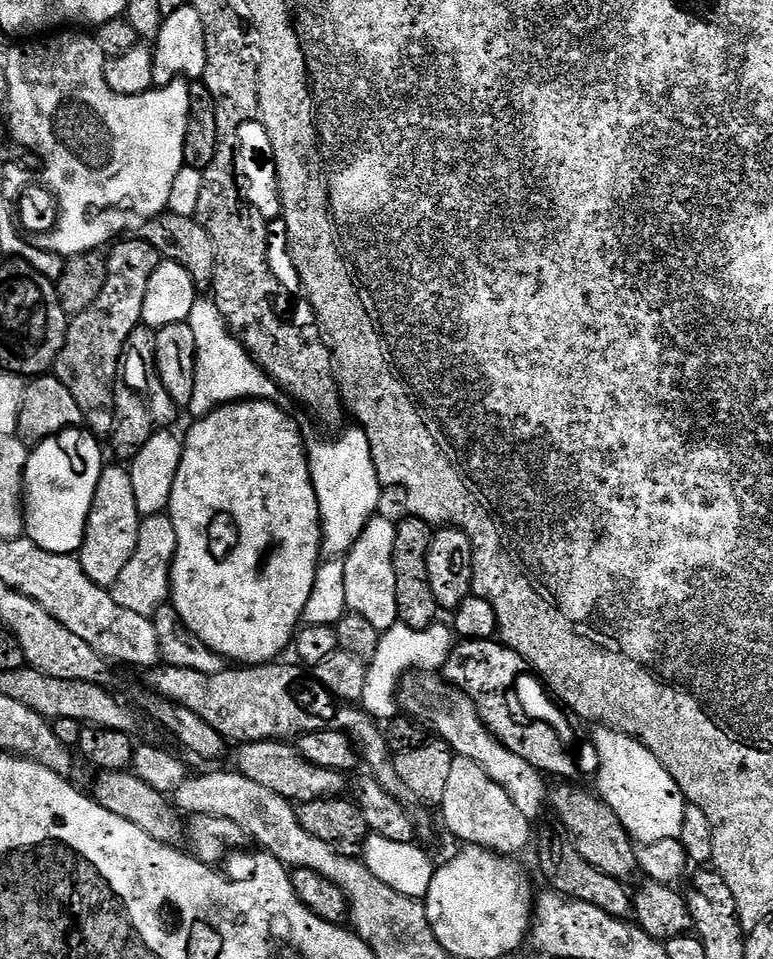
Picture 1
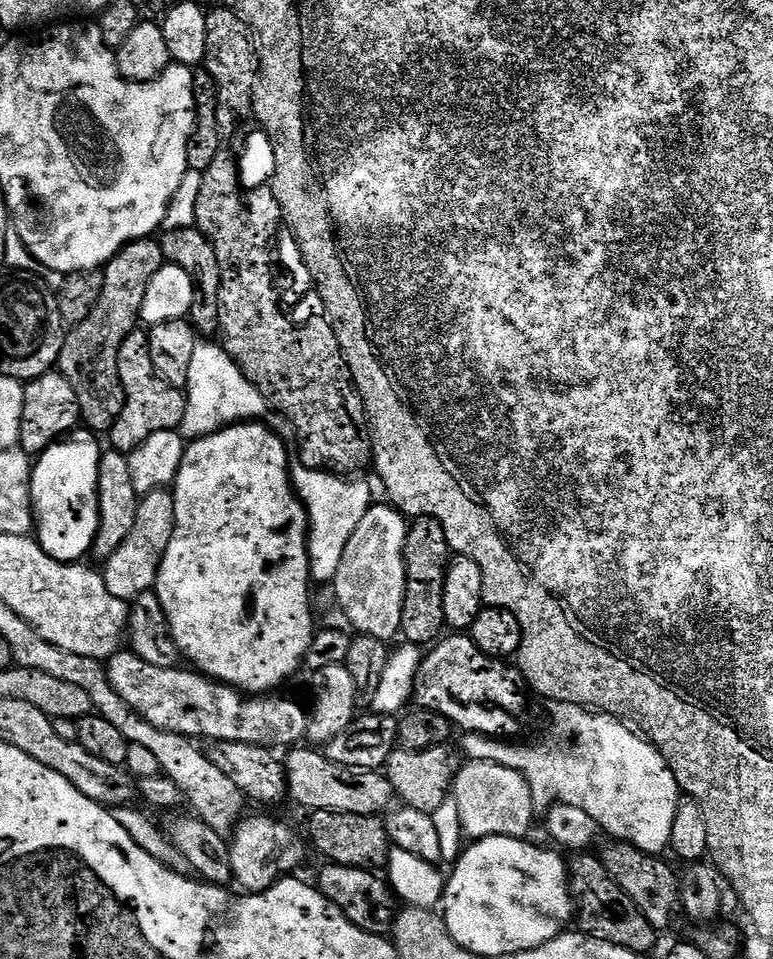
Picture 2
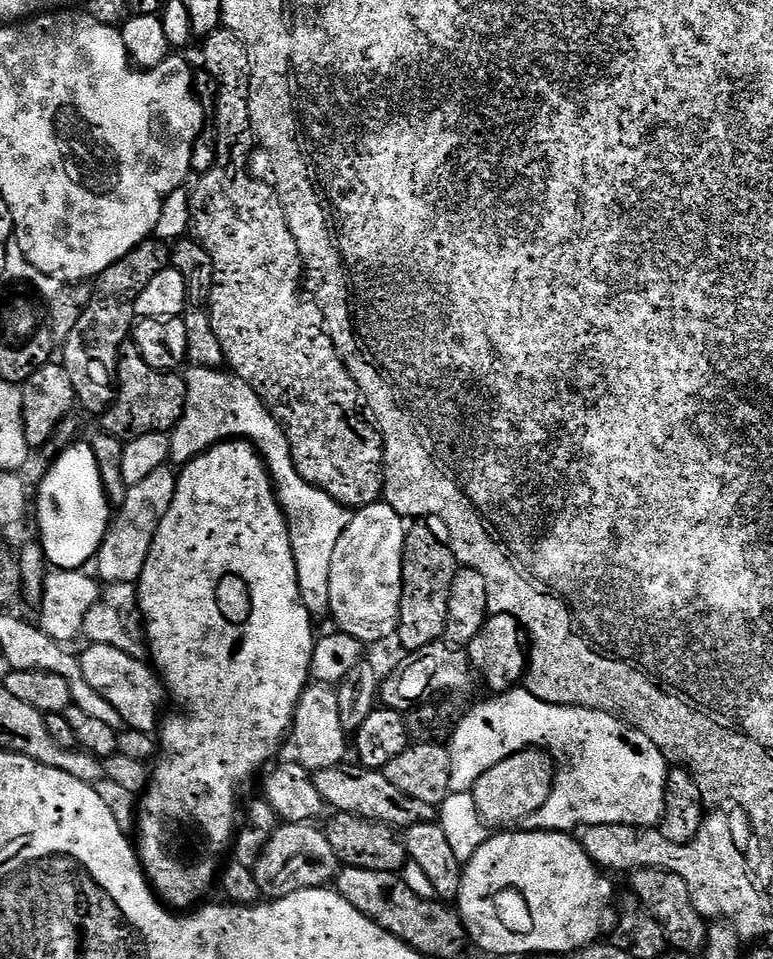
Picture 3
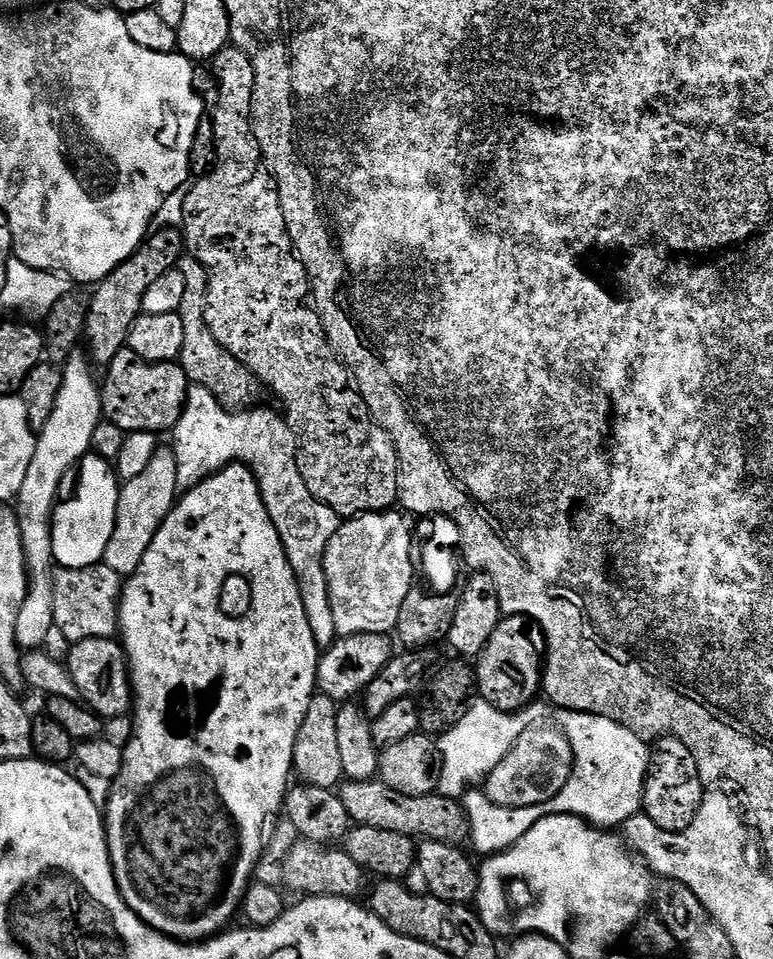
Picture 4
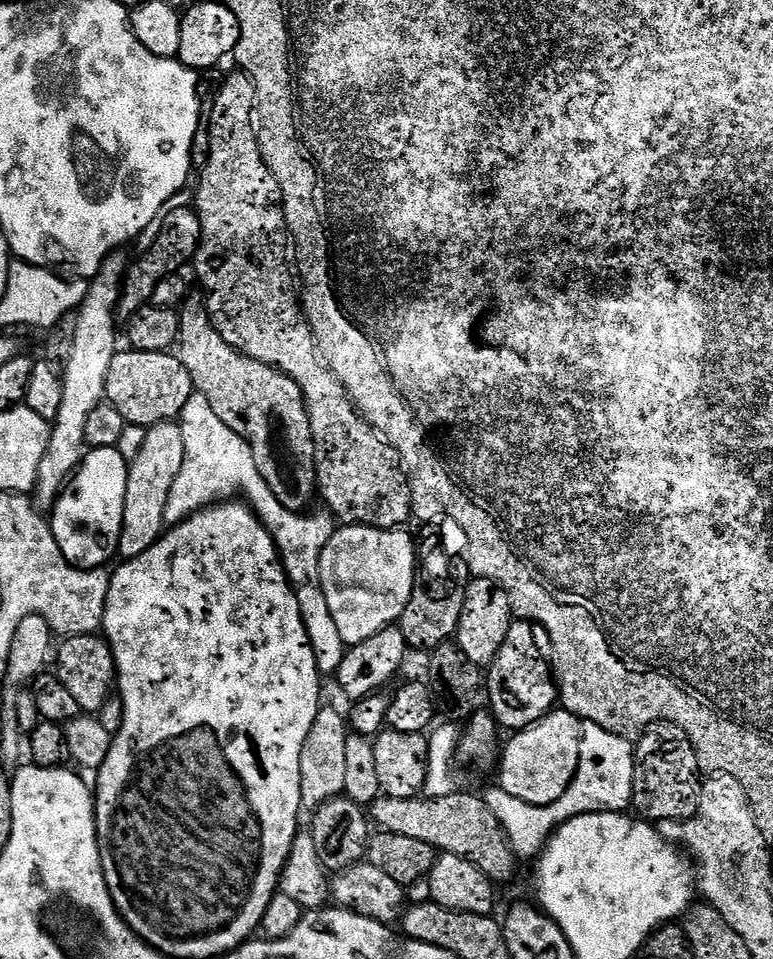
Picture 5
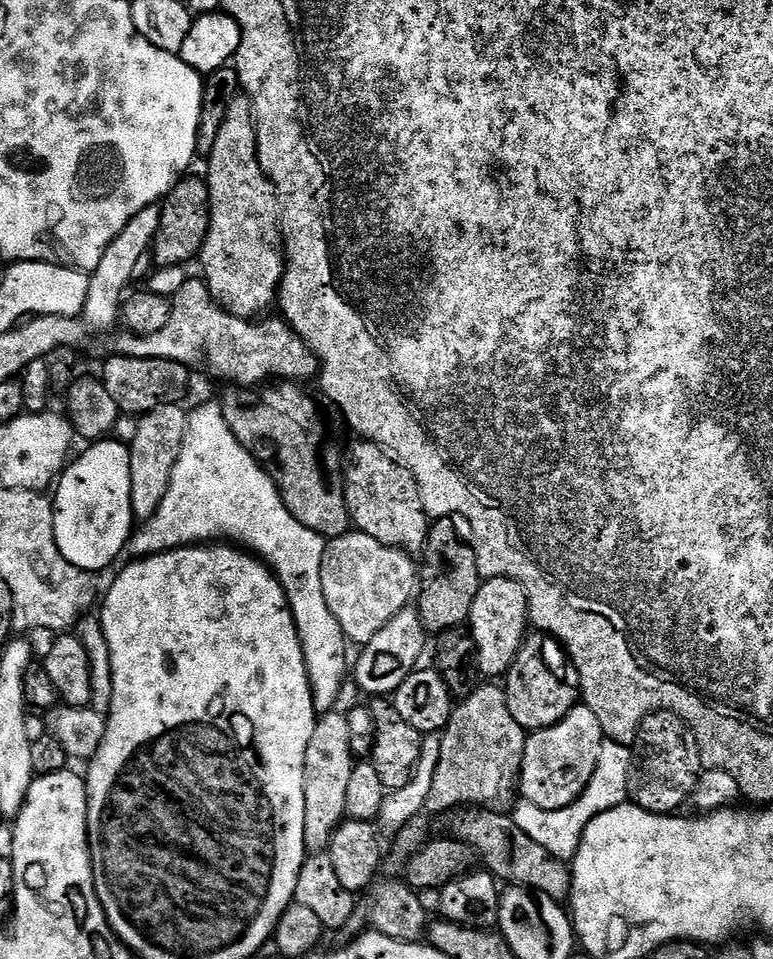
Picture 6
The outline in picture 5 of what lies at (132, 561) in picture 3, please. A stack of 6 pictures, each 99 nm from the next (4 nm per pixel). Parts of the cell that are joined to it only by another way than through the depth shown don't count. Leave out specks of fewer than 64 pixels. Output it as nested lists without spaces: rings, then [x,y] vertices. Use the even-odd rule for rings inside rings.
[[[167,420],[148,429],[146,442],[142,442],[142,450],[138,450],[138,458],[128,465],[118,549],[124,560],[146,554],[146,550],[150,550],[150,546],[154,546],[156,539],[165,531],[166,502],[170,499],[170,486],[174,486],[174,478],[178,478],[178,470],[182,470],[182,458],[186,458],[186,442],[182,442],[179,423]]]

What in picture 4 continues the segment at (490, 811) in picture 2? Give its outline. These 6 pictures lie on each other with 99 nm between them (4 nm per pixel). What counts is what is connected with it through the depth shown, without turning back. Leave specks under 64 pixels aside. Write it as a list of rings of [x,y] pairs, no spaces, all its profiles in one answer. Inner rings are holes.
[[[525,727],[514,742],[510,754],[492,768],[482,788],[493,803],[502,807],[526,808],[553,799],[572,773],[572,747],[563,731],[552,728]]]

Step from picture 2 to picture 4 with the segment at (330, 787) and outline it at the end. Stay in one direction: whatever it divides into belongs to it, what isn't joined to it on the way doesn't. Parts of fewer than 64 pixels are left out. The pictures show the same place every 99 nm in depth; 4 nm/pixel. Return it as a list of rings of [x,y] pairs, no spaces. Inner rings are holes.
[[[379,779],[366,782],[347,781],[339,789],[338,795],[356,826],[378,826],[378,830],[394,830],[398,834],[406,834],[409,838],[427,838],[447,844],[460,842],[469,831],[463,807],[450,796],[398,794],[398,790],[390,789]]]

